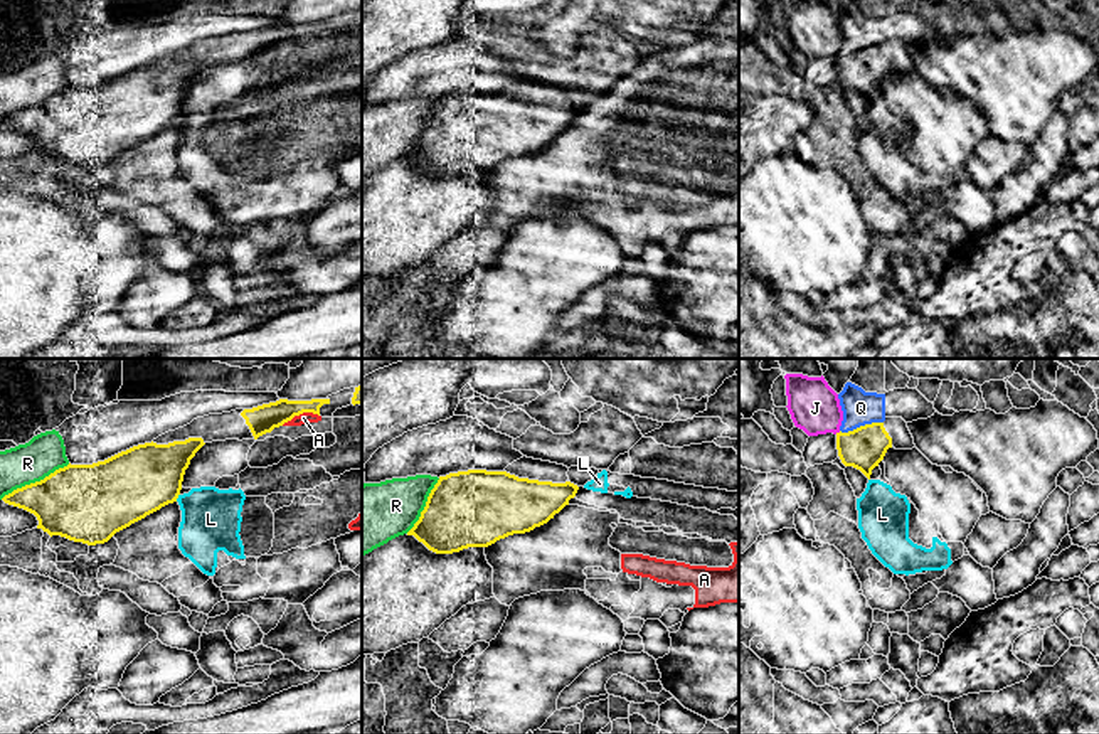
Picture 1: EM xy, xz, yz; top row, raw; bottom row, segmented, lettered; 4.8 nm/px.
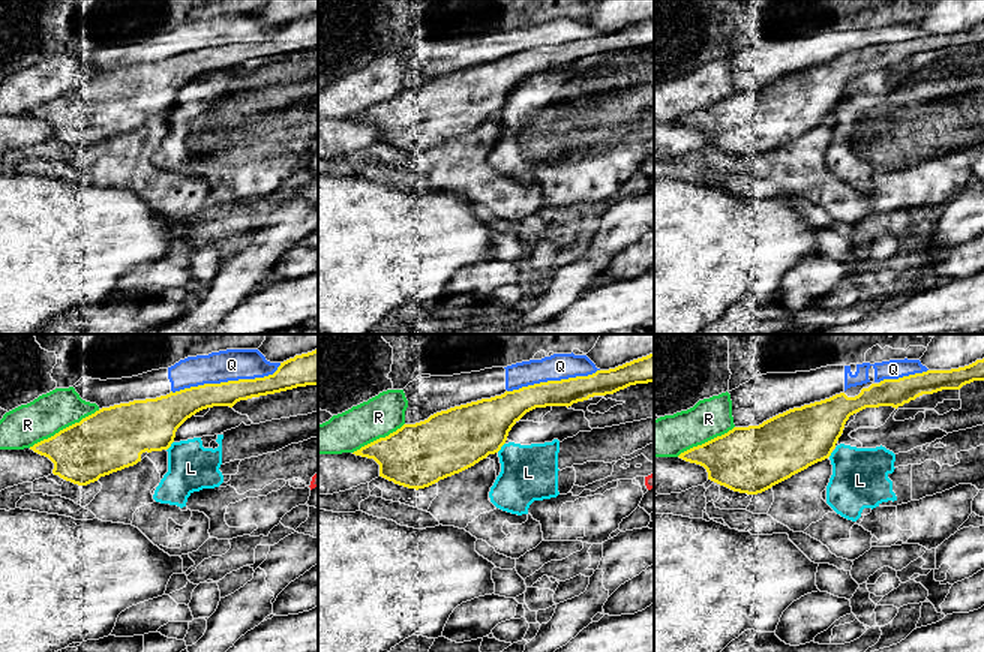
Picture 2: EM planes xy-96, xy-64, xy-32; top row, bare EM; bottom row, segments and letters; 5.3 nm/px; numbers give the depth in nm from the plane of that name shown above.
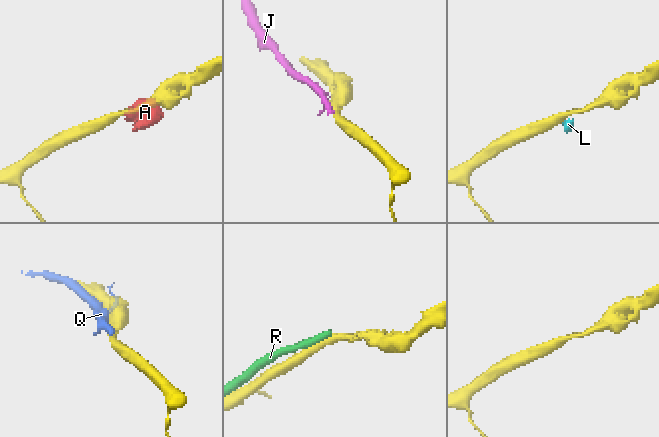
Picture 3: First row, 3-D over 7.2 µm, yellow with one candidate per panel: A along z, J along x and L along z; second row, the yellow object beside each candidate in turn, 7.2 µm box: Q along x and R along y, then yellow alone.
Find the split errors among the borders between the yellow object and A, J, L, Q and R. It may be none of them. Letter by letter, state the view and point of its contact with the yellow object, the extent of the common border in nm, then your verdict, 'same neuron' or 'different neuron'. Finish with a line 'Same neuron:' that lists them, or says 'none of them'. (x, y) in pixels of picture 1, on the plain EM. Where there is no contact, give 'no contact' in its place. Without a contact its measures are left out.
A: xy (300, 36) | 190 nm | different neuron
J: yz (837, 56) | 30 nm | different neuron
L: xy (177, 120) | 40 nm | different neuron
Q: yz (860, 49) | 220 nm | different neuron
R: xy (36, 105) | 380 nm | different neuron
Same neuron: none of them

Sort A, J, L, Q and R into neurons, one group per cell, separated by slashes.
A L / J R / Q

